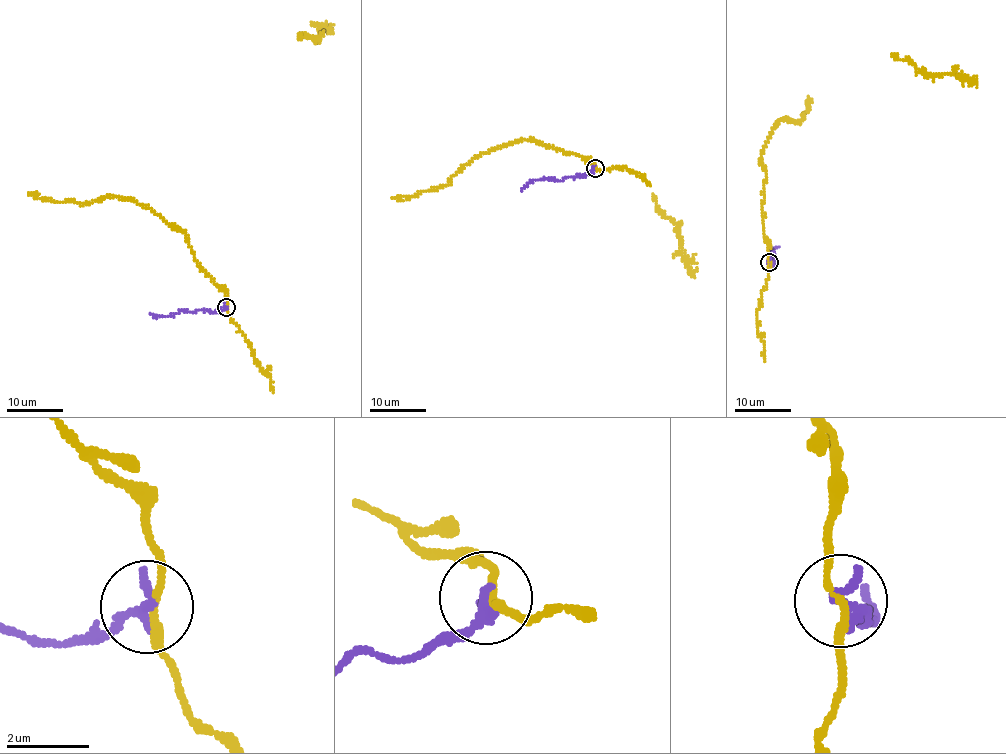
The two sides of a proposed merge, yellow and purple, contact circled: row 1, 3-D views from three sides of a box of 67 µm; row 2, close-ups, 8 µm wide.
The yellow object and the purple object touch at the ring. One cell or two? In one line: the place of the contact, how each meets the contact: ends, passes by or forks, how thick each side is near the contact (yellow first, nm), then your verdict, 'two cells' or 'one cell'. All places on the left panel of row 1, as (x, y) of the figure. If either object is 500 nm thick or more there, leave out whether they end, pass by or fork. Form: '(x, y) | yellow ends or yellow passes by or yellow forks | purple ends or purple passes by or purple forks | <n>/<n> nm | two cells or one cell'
(226, 307) | yellow passes by | purple ends | 180/300 nm | two cells

